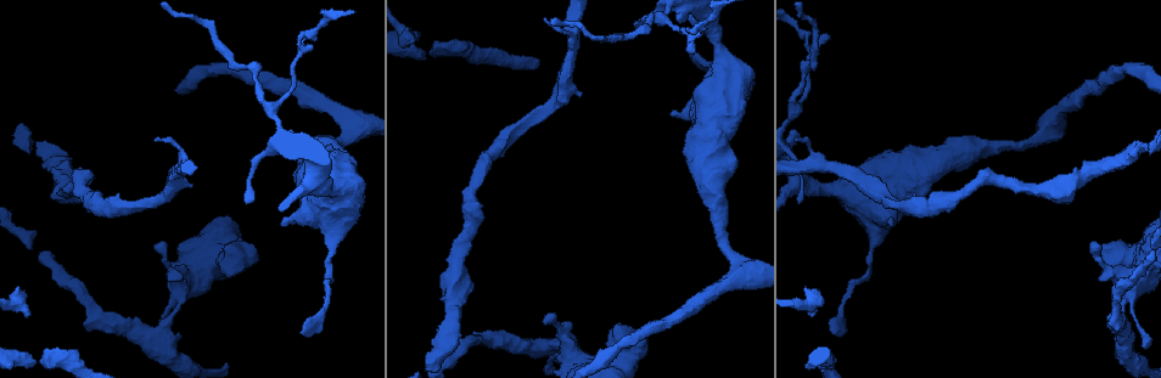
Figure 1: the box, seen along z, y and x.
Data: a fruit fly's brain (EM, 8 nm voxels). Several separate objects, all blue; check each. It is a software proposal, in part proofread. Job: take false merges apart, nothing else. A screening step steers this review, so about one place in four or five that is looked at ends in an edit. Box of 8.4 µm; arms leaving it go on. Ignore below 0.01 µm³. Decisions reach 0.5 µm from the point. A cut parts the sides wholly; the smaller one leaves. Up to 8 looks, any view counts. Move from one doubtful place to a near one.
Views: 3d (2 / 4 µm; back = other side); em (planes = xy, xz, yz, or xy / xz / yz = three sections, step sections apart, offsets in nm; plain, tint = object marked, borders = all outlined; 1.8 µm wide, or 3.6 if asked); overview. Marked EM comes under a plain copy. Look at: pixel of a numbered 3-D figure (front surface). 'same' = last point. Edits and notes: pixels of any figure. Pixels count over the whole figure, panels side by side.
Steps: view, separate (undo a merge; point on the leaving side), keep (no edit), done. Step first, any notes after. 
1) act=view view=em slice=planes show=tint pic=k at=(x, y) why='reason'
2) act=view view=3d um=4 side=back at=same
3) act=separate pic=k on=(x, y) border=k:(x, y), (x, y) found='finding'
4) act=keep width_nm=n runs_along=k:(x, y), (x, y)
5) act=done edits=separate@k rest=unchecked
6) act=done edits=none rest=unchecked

act=view view=3d um=4 pic=1 at=(1101, 266) why='calibre changes'

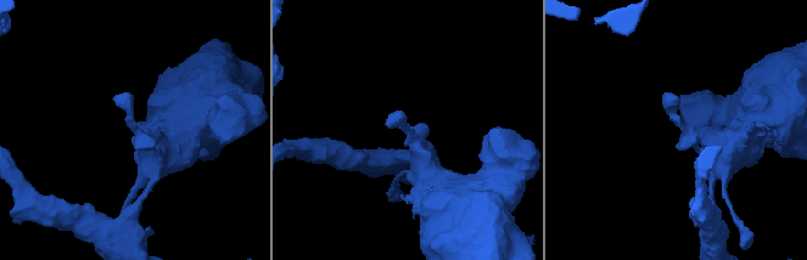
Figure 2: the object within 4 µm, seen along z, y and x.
act=view view=em slice=yz step=8 show=tint pic=2 at=(133, 129) why='shape alone is not enough'

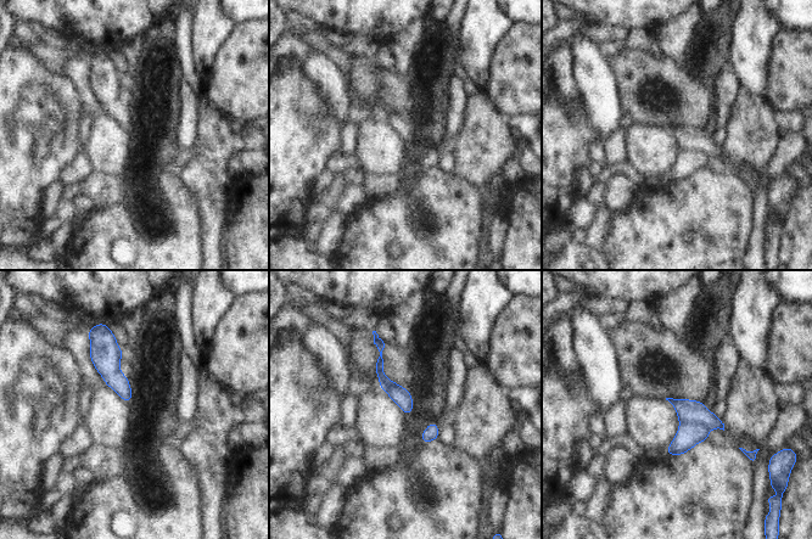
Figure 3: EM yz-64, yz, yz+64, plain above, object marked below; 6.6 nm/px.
act=view view=em slice=planes show=borders at=same why='cut it another way'

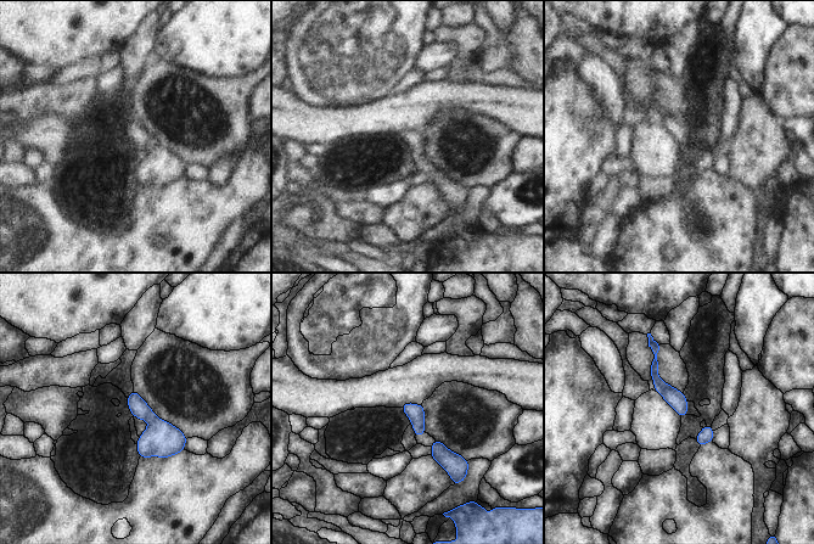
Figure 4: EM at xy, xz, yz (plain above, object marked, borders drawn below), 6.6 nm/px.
act=separate pic=4 on=(161, 438) width_nm=110 found='two neurons meet here'

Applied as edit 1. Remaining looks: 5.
act=view view=3d um=2 pic=1 at=(422, 50)

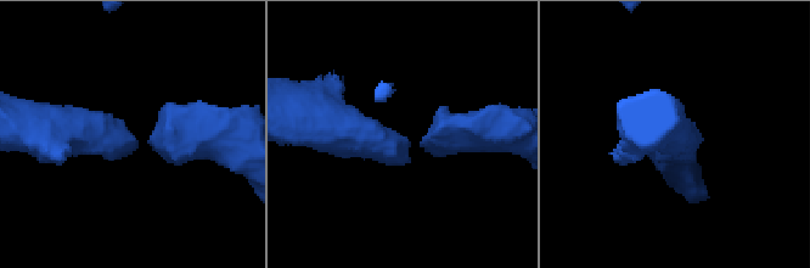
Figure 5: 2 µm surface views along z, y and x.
act=view view=em slice=planes show=tint pic=5 at=(404, 136) arm_widths_nm=280,320

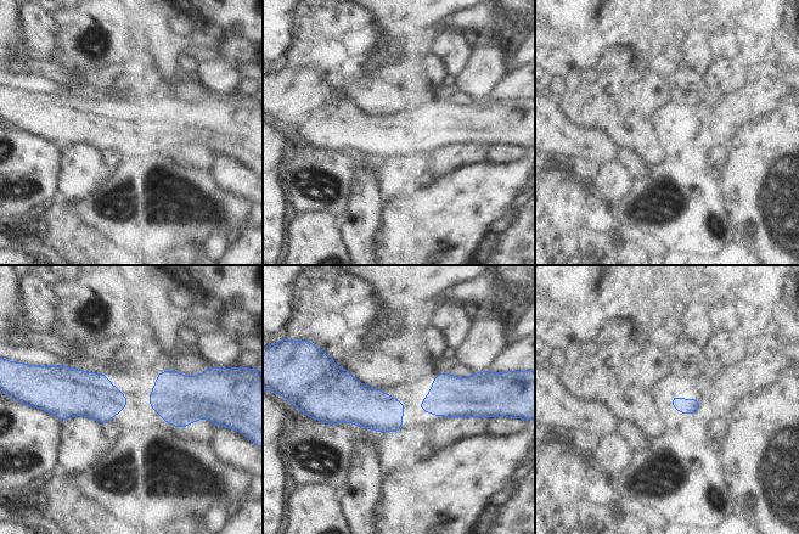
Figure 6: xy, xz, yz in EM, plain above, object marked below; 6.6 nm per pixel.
act=keep found='one neuron here'

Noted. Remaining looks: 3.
act=done edits=separate@4 rest=unchecked

